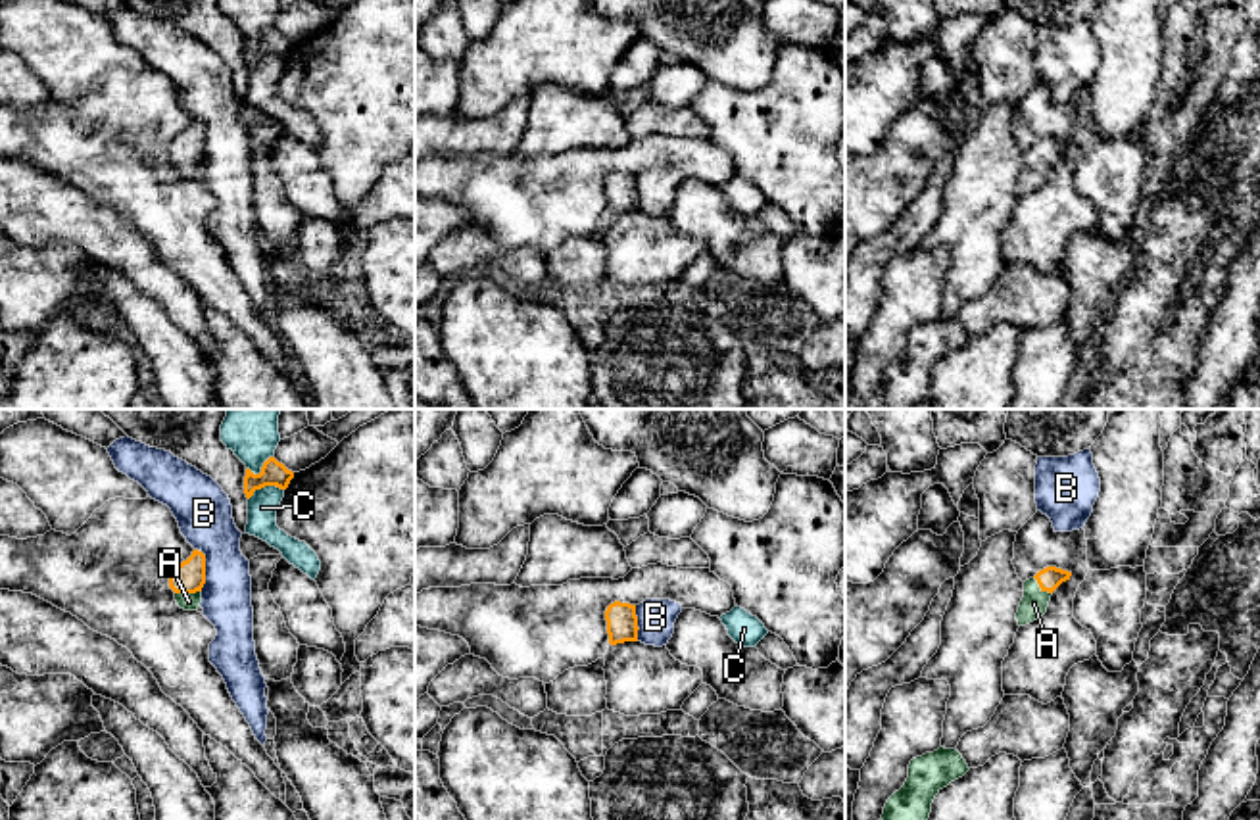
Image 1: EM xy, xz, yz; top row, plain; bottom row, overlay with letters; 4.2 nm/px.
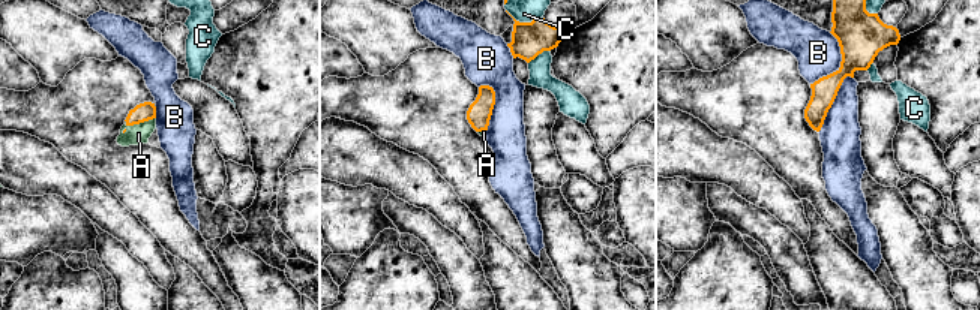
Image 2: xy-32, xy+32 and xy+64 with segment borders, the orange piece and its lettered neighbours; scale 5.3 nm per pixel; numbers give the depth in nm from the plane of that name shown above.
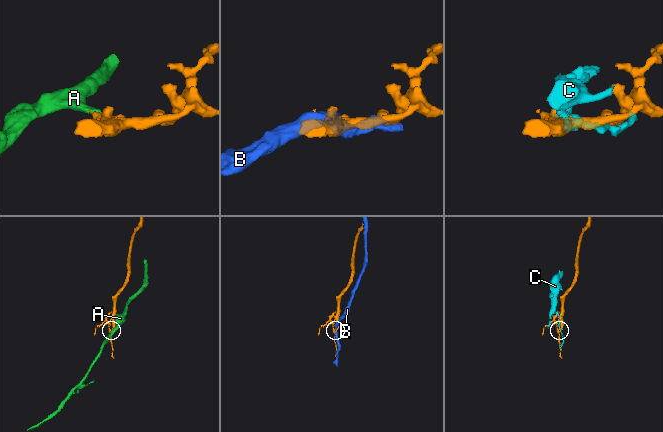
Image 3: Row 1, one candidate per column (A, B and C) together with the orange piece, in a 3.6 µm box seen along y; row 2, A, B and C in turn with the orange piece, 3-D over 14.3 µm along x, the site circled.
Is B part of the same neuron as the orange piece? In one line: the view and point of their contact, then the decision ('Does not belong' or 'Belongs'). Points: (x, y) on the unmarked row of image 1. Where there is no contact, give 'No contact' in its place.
Touches orange at xy (204, 139). Does not belong

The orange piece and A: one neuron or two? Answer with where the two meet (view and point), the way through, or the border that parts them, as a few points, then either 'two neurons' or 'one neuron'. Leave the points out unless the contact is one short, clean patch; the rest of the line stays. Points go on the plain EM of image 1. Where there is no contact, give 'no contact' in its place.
xy (187, 162) | across xy (189, 146), (187, 162), (189, 171) | one neuron

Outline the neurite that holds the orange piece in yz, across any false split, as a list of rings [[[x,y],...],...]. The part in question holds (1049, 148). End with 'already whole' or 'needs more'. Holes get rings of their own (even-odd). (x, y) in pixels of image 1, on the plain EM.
[[[1047,136],[1039,140],[1033,148],[1024,152],[1024,167],[1020,171],[1016,190],[1018,196],[1026,196],[1033,190],[1039,190],[1049,177],[1053,161],[1066,150],[1070,150],[1072,142]]]; needs more

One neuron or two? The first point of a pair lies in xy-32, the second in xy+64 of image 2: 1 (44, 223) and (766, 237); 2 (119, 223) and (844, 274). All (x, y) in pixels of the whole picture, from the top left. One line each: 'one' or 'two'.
1: two
2: two

